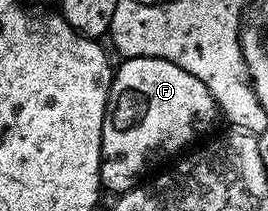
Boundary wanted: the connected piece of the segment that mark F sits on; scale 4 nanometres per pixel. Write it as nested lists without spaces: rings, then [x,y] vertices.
[[[132,56],[123,59],[121,63],[122,65],[114,68],[114,81],[110,83],[106,117],[102,127],[102,165],[100,166],[102,187],[107,193],[110,191],[114,192],[113,194],[129,192],[147,175],[145,172],[149,168],[157,169],[167,163],[165,160],[169,156],[177,157],[183,150],[189,149],[191,147],[189,144],[197,136],[205,137],[207,135],[205,132],[220,120],[218,103],[214,101],[212,94],[208,94],[208,86],[204,86],[204,82],[196,78],[196,74],[188,74],[188,70],[180,70],[176,62],[168,62],[164,58]]]

